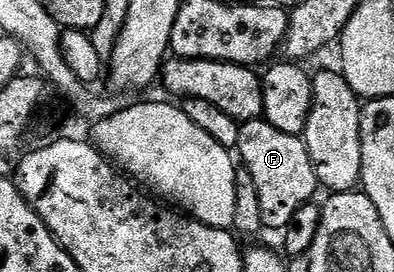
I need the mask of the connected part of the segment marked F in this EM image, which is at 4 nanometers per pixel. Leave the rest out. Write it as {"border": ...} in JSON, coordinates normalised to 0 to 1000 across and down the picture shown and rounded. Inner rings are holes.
{"border":[[[647,434],[609,467],[599,533],[607,592],[645,658],[645,691],[655,691],[655,750],[665,750],[665,809],[685,849],[718,853],[746,801],[746,779],[805,721],[807,673],[787,559],[769,504],[759,493],[706,485],[695,456]]]}

